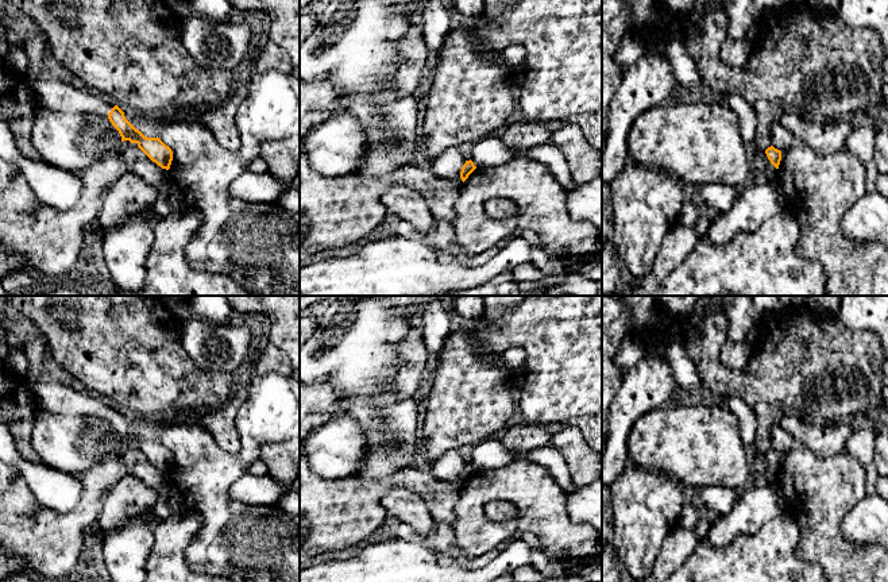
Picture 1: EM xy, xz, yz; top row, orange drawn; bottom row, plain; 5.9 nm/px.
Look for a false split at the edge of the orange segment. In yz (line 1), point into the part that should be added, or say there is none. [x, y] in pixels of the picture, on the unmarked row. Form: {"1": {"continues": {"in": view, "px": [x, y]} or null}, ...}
{"1": {"continues": null}}

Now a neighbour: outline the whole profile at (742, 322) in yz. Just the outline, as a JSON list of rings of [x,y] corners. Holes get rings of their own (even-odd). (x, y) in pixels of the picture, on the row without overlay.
[[[750,296],[714,297],[725,307],[726,338],[753,346],[758,336],[761,321]]]

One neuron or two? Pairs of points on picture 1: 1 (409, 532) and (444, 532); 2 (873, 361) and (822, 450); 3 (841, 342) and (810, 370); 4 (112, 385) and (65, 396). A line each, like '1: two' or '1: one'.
1: one
2: two
3: one
4: two

